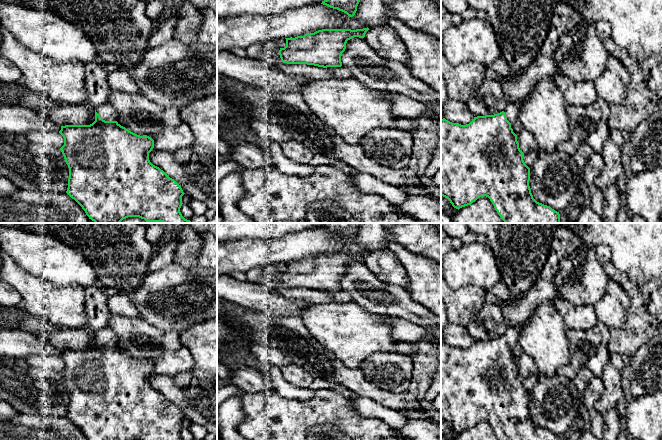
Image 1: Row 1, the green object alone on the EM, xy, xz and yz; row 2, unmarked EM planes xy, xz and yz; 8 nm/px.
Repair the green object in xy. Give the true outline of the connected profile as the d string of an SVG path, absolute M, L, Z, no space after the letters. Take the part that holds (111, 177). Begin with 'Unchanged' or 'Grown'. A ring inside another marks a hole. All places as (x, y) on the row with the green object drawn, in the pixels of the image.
Grown. M105 103L98 106L95 110L95 121L90 125L65 125L61 126L59 133L64 138L64 145L60 148L65 162L69 168L68 188L66 193L74 199L85 211L86 215L95 223L120 223L123 219L128 217L139 217L146 222L162 222L162 223L192 223L185 219L180 208L182 206L182 196L185 194L181 186L172 178L170 178L163 170L153 165L149 160L149 153L154 148L154 140L147 135L137 135L118 122L118 111L110 104Z

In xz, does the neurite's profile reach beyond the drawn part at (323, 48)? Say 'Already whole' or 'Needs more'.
Needs more

